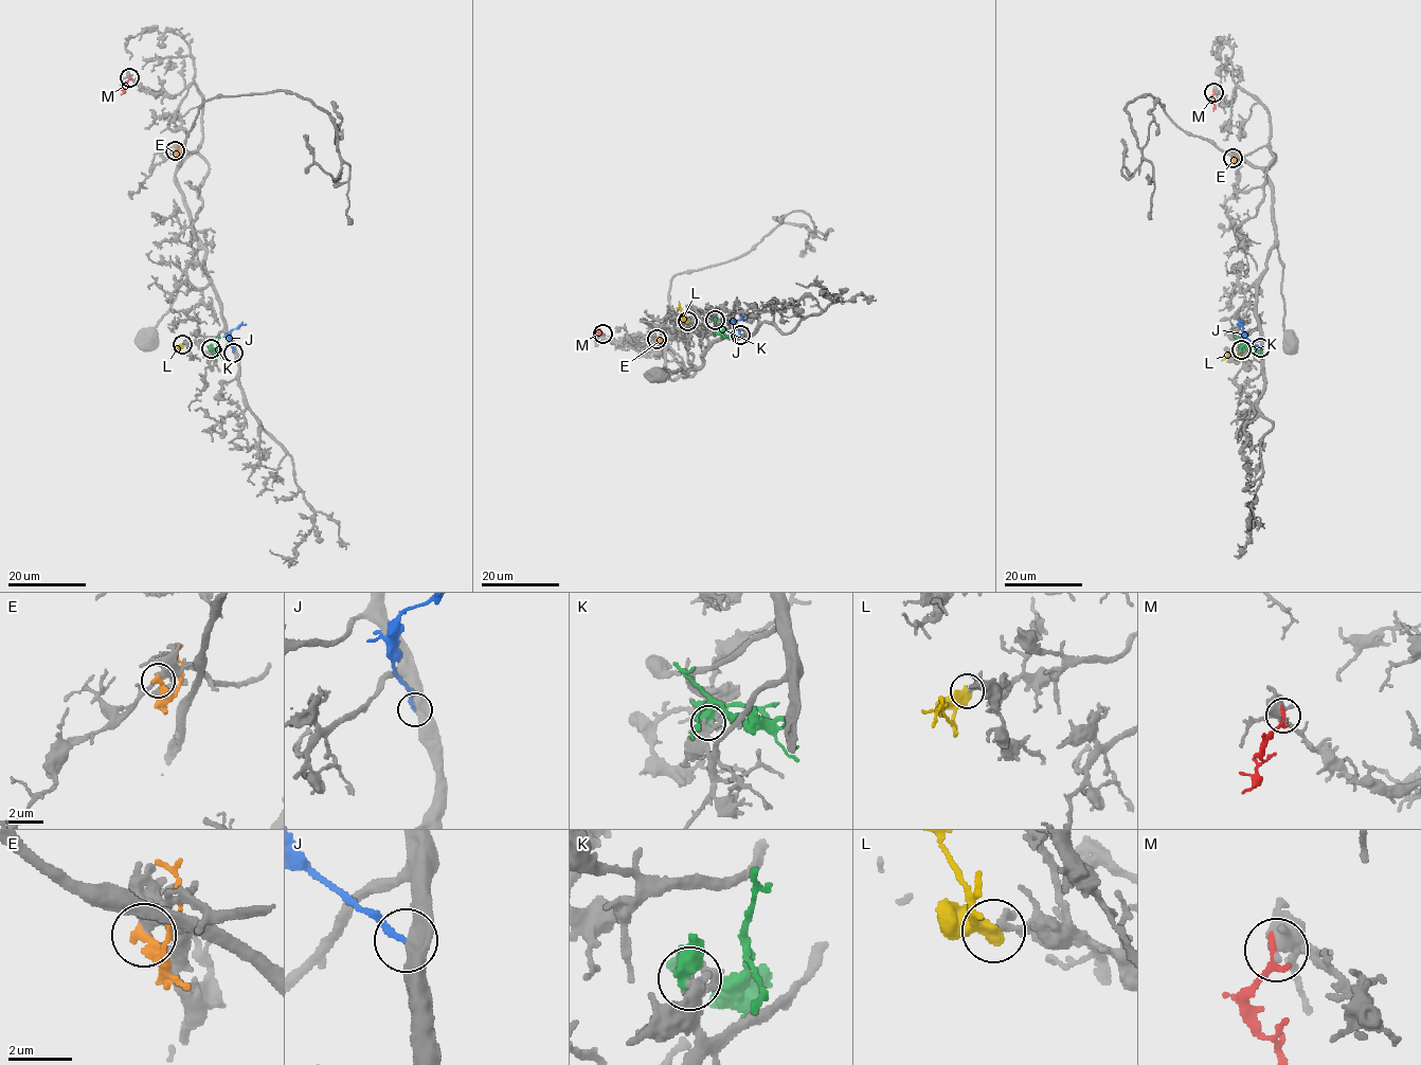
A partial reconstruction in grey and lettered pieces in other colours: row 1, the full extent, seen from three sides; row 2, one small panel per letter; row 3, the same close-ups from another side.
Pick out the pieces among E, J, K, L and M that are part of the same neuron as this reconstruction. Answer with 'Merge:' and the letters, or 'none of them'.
Merge: L

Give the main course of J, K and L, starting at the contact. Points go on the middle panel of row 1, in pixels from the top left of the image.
J: (740, 335), (733, 321), (748, 318)
K: (715, 320), (715, 330), (718, 332), (722, 322), (720, 312)
L: (687, 321), (679, 301)

